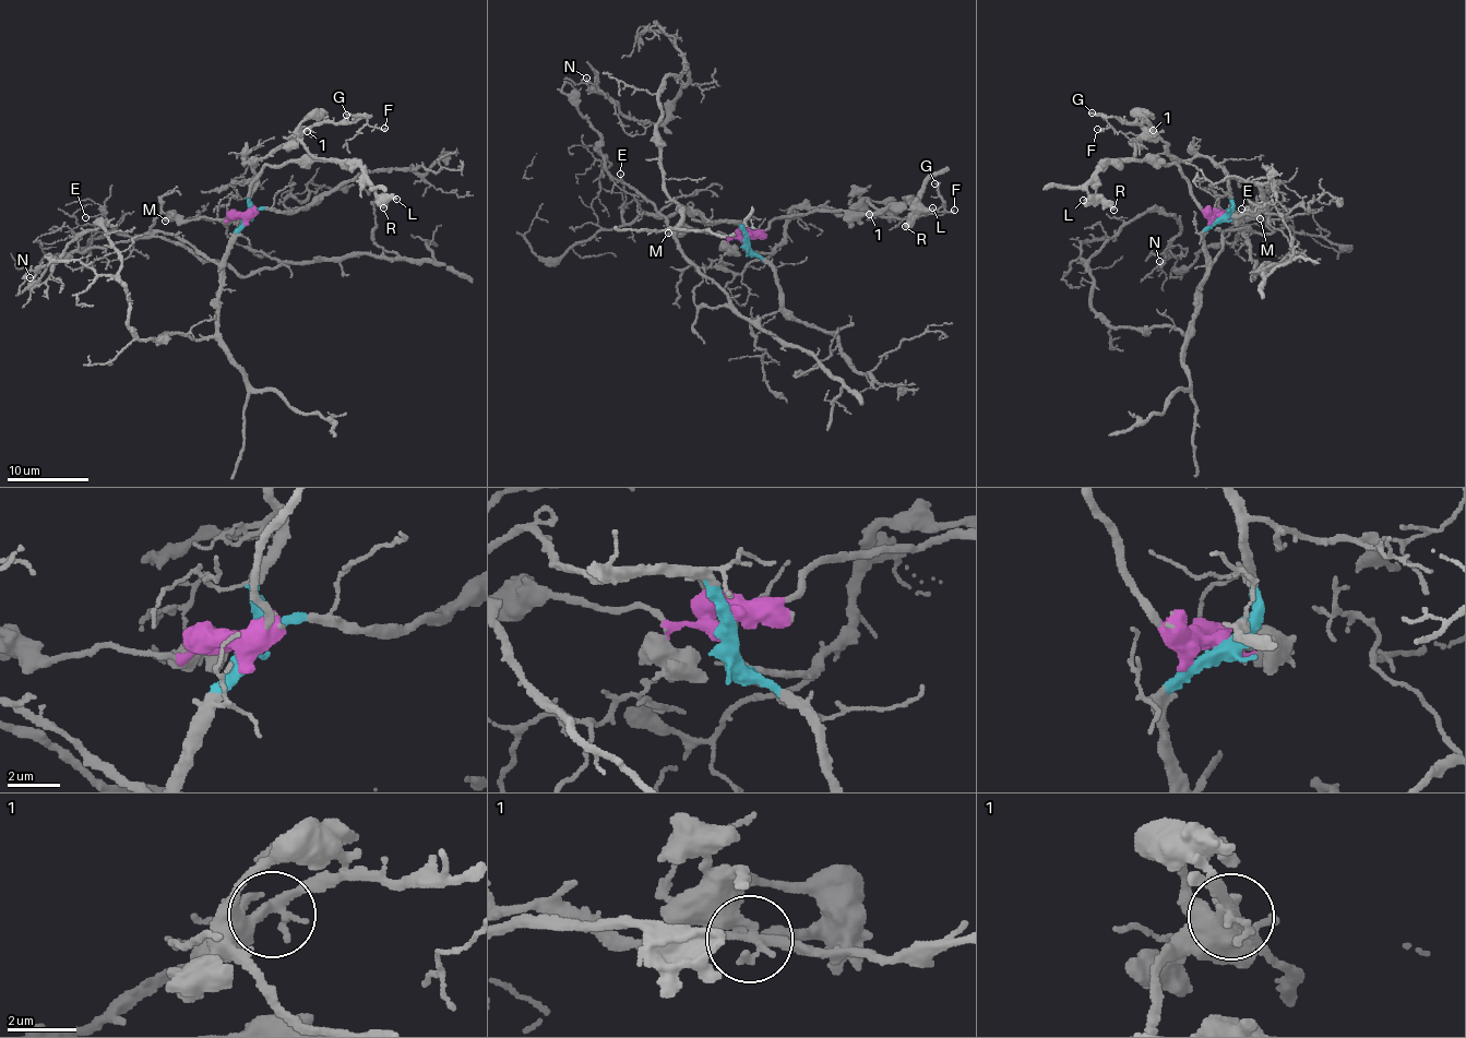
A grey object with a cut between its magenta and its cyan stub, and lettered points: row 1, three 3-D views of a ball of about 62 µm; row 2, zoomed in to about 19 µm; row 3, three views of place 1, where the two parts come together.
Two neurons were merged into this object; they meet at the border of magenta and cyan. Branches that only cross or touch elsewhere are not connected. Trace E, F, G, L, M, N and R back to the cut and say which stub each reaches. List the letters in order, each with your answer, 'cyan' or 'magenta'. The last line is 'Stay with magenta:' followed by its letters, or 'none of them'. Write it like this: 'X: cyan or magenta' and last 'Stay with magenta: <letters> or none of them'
E: cyan
F: cyan
G: cyan
L: magenta
M: magenta
N: cyan
R: magenta
Stay with magenta: L, M, R

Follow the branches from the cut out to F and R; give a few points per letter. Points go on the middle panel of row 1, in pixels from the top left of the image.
F: (748, 242), (751, 252), (775, 250), (795, 207), (909, 219), (953, 209)
R: (748, 242), (775, 219), (810, 211), (878, 214), (890, 205), (912, 203), (919, 198), (905, 227)

